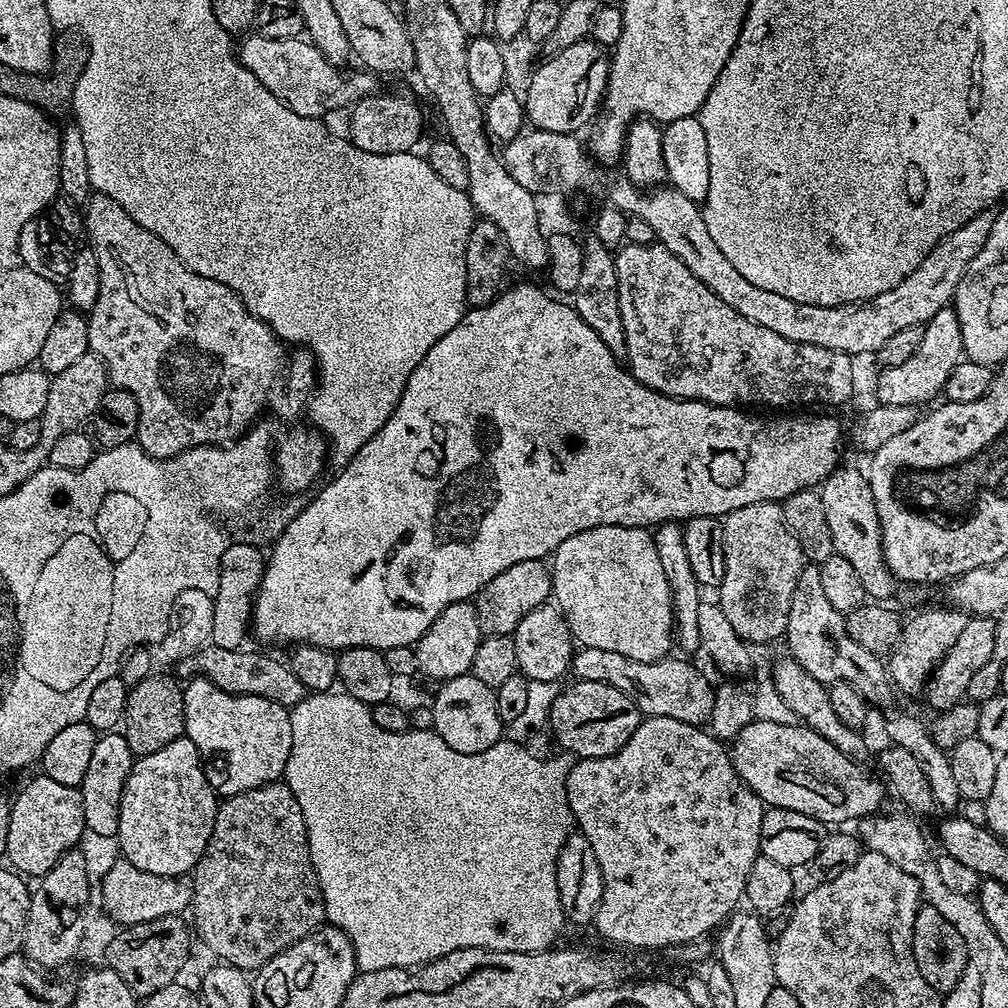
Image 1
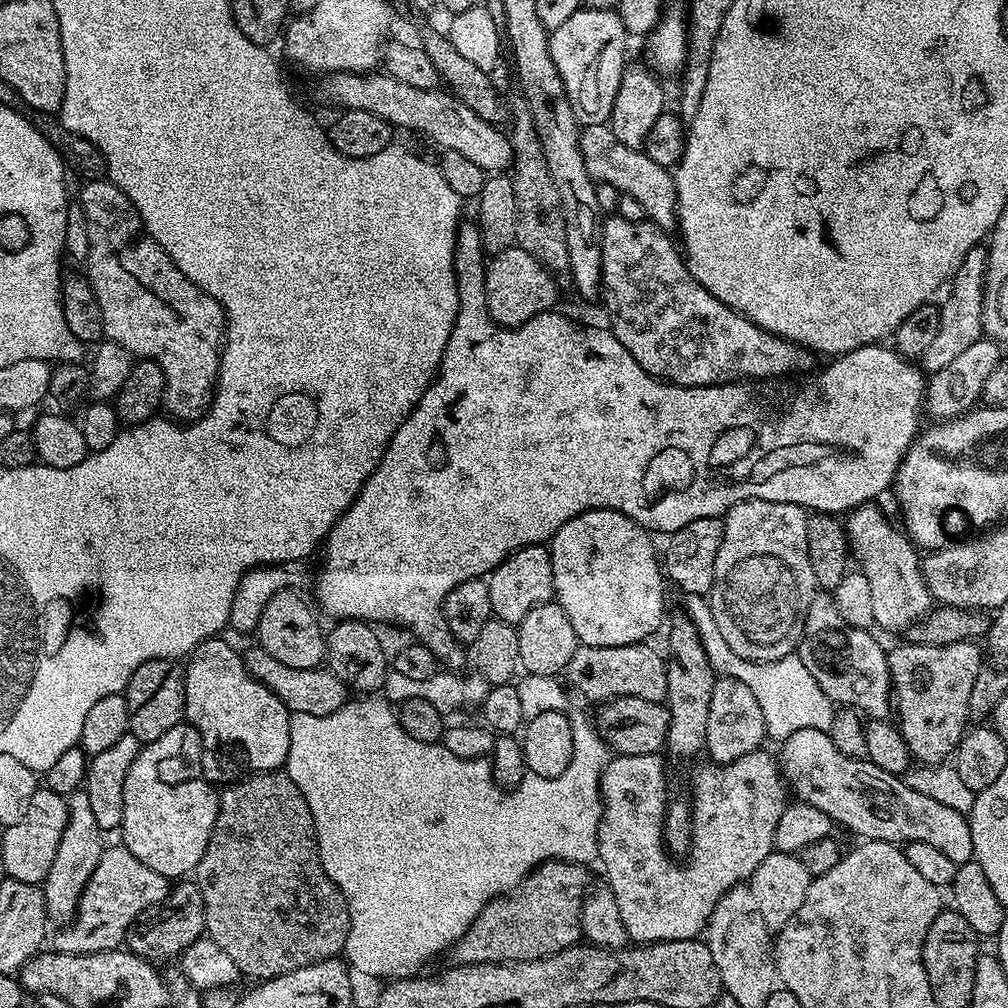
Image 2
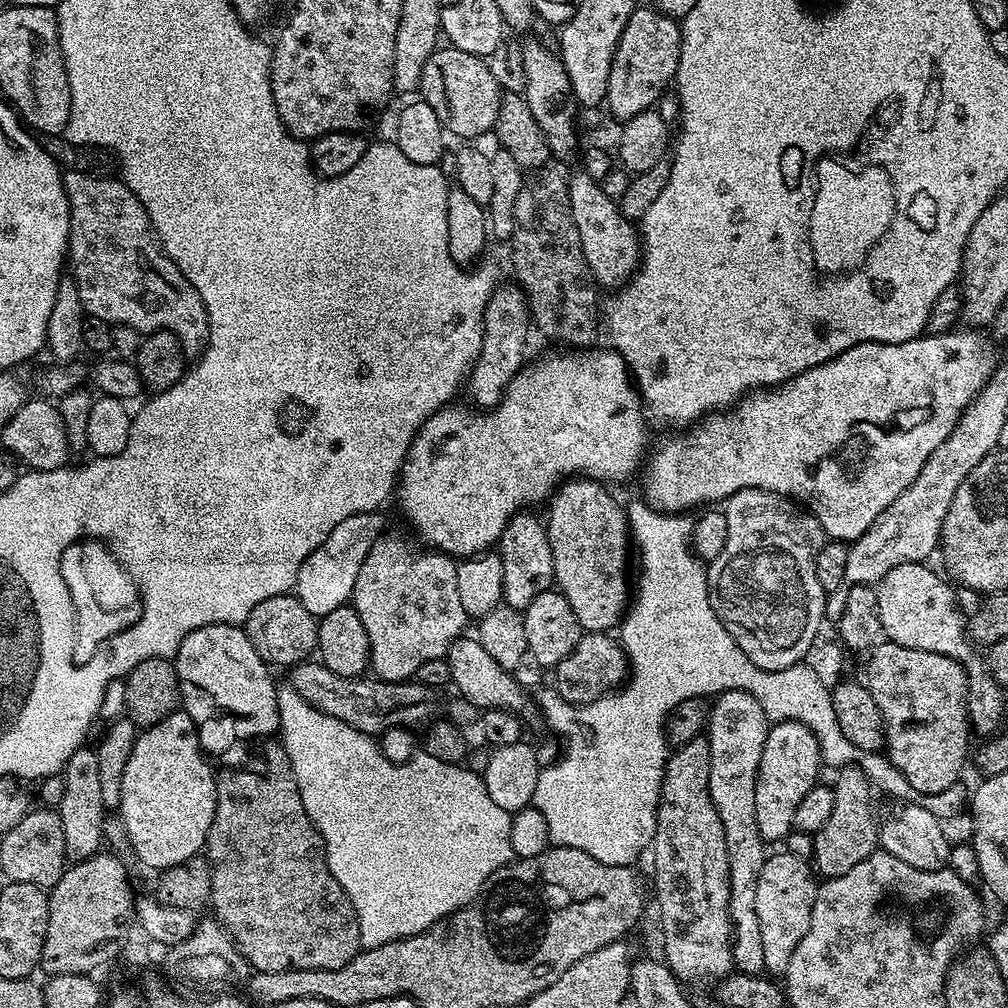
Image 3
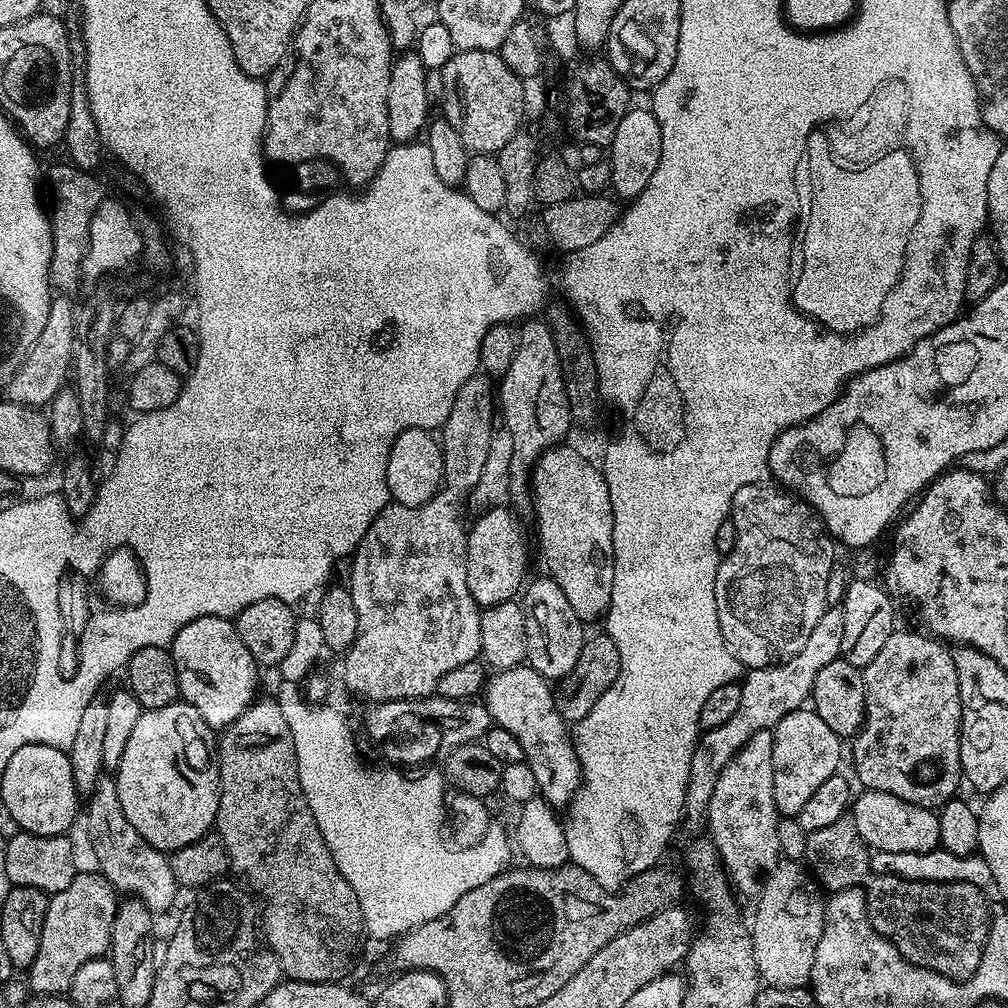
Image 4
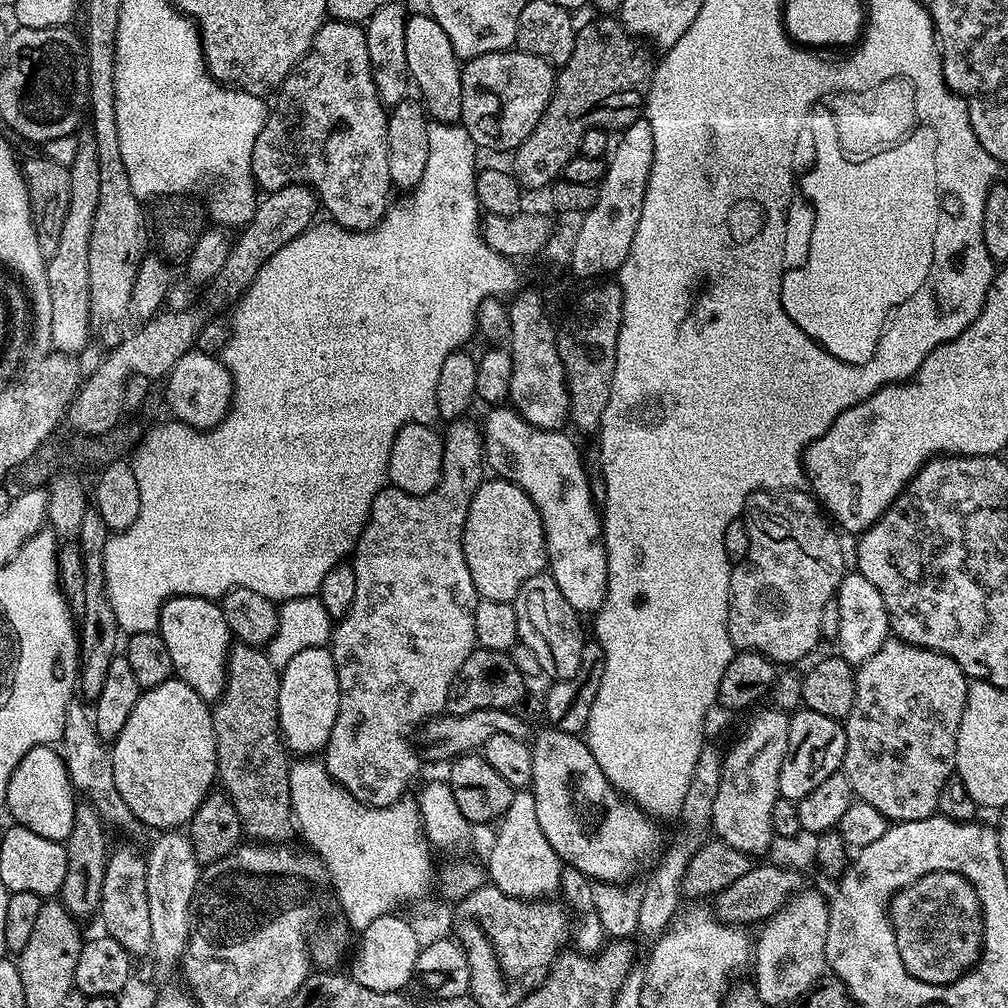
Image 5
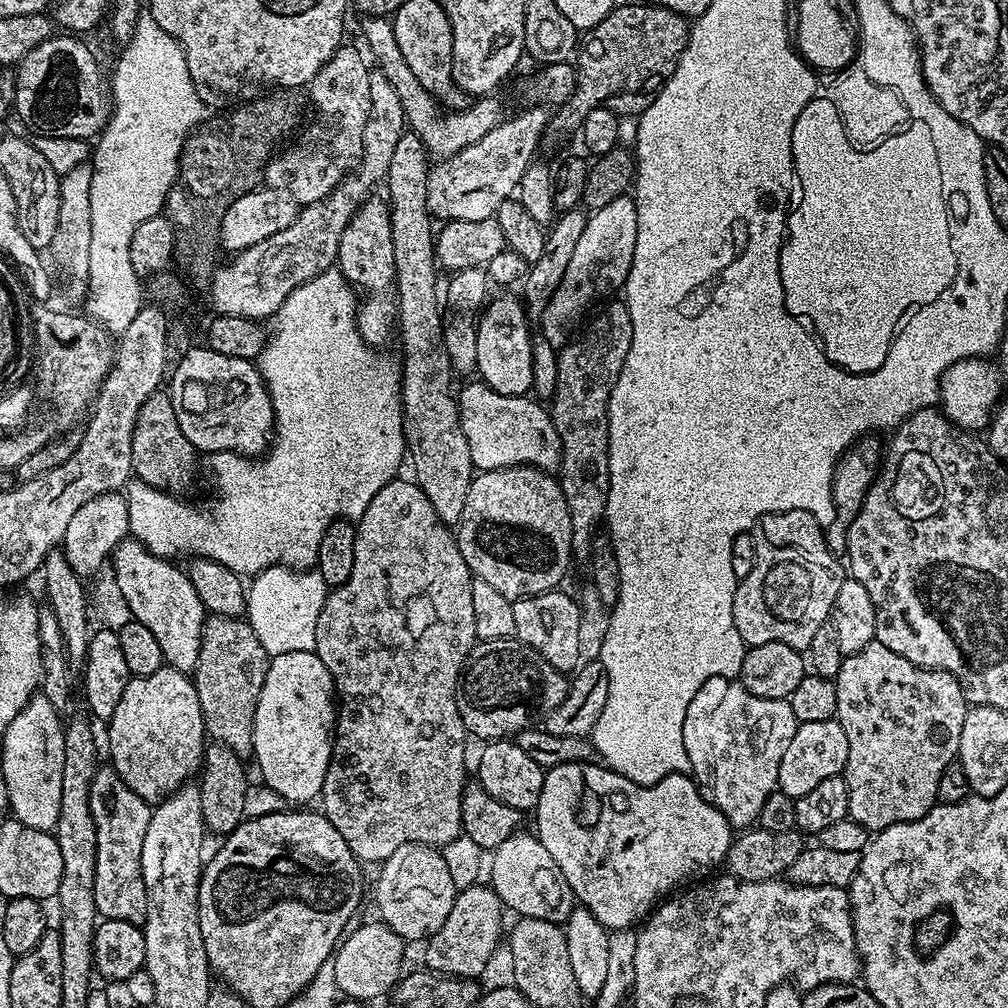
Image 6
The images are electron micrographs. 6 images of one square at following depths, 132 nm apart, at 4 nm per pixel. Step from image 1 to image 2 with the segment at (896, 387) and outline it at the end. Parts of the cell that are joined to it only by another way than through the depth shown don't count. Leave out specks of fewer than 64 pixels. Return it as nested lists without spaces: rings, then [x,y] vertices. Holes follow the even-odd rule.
[[[977,246],[962,258],[956,273],[952,275],[948,297],[939,305],[942,322],[938,325],[938,338],[926,349],[922,358],[922,368],[931,374],[950,366],[958,354],[963,354],[969,346],[974,346],[984,336],[984,279],[988,273],[987,247]]]

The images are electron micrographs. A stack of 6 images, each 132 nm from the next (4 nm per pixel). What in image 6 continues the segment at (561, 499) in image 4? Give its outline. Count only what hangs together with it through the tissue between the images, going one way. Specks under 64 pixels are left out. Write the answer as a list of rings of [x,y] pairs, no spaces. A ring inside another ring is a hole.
[[[483,382],[475,383],[458,392],[460,425],[462,434],[466,434],[466,442],[470,442],[473,469],[488,472],[491,468],[513,468],[519,464],[545,470],[559,469],[562,442],[549,409],[535,404],[540,402],[531,395],[503,396]]]

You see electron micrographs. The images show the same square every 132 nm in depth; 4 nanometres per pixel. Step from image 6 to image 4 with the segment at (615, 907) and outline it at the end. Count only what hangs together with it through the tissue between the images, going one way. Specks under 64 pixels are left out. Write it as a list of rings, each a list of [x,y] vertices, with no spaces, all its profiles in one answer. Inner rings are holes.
[[[530,667],[502,668],[493,671],[487,677],[482,688],[482,703],[488,708],[495,727],[510,730],[510,734],[514,734],[514,738],[518,738],[518,743],[522,745],[523,762],[528,764],[531,773],[534,774],[534,782],[539,795],[552,806],[559,806],[558,804],[562,803],[565,805],[579,783],[580,760],[576,756],[576,747],[573,737],[570,735],[569,725],[561,718],[556,709],[553,685],[545,680],[542,674],[538,674]]]

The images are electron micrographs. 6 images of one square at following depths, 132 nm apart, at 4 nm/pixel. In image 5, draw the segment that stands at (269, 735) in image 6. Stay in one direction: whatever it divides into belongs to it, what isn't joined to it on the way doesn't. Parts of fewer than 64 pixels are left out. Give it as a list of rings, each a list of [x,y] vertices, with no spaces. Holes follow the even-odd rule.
[[[327,647],[302,650],[280,674],[278,690],[278,718],[280,735],[289,753],[308,758],[323,753],[328,745],[330,730],[334,730],[334,718],[338,718],[338,674],[334,658]],[[300,752],[300,753],[296,753]]]

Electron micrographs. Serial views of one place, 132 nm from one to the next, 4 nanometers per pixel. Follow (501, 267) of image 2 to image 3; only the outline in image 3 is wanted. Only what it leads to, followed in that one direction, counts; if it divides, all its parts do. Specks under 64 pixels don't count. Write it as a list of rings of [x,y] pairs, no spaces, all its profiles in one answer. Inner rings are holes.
[[[497,287],[484,308],[484,333],[480,354],[466,377],[466,392],[468,388],[468,396],[477,409],[487,410],[496,407],[504,397],[508,383],[519,374],[526,360],[524,343],[528,340],[528,328],[530,332],[528,297],[525,296],[523,288]]]

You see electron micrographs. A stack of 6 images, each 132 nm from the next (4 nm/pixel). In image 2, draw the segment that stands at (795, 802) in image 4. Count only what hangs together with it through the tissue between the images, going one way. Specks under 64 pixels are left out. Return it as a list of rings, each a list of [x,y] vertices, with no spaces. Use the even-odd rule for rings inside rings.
[[[764,751],[742,754],[742,758],[731,760],[729,764],[707,762],[697,770],[690,799],[692,842],[686,852],[688,861],[685,864],[675,864],[668,857],[664,813],[670,803],[670,795],[661,757],[617,755],[609,759],[600,779],[604,812],[596,831],[596,854],[599,863],[604,863],[604,872],[608,875],[606,888],[614,894],[614,902],[618,902],[618,914],[622,914],[622,926],[626,926],[629,941],[641,945],[697,939],[707,929],[708,920],[722,894],[751,881],[754,870],[758,870],[758,862],[773,852],[776,847],[774,830],[786,807],[786,785],[777,757]]]

